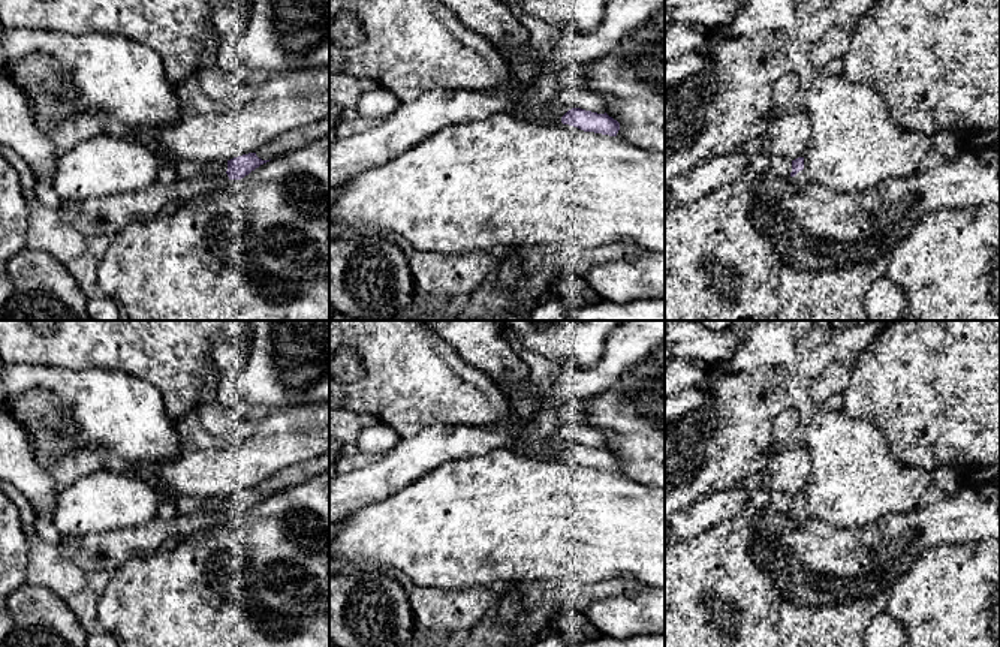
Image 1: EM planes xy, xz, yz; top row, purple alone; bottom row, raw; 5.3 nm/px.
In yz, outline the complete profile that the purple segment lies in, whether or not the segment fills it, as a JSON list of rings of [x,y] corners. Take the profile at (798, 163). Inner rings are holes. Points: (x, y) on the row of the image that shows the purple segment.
[[[804,157],[792,160],[790,180],[798,186],[807,183],[807,175],[804,172]]]

